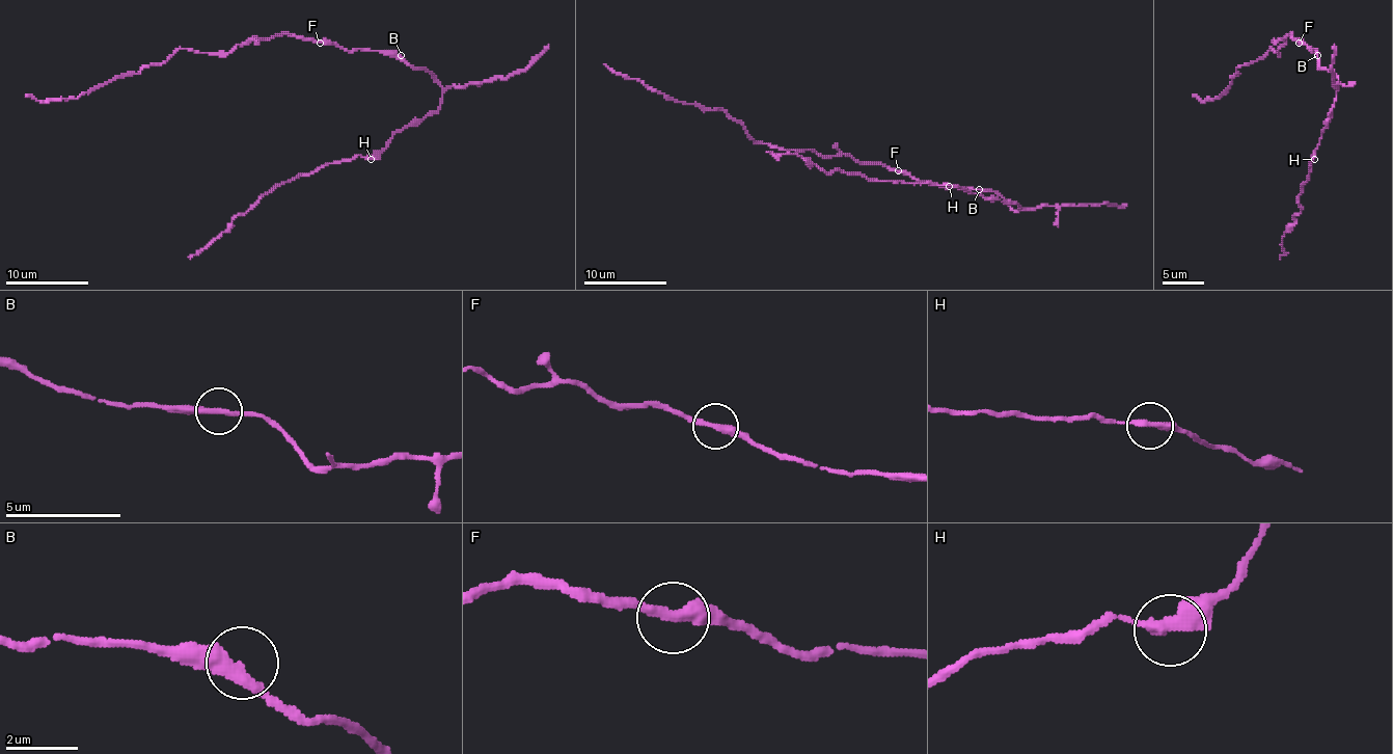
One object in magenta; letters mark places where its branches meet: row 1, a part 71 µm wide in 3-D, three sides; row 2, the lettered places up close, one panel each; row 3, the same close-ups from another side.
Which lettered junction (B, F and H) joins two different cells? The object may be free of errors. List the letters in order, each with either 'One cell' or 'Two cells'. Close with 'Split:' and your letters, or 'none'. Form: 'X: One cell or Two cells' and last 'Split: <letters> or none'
B: One cell
F: One cell
H: One cell
Split: none

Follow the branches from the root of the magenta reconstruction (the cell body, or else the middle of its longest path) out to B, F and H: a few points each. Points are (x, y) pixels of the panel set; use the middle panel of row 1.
B: (960, 187), (979, 189)
F: (960, 187), (923, 183), (898, 170)
H: (960, 187), (995, 191), (1014, 210), (1020, 208), (1016, 204), (987, 199), (950, 185)

